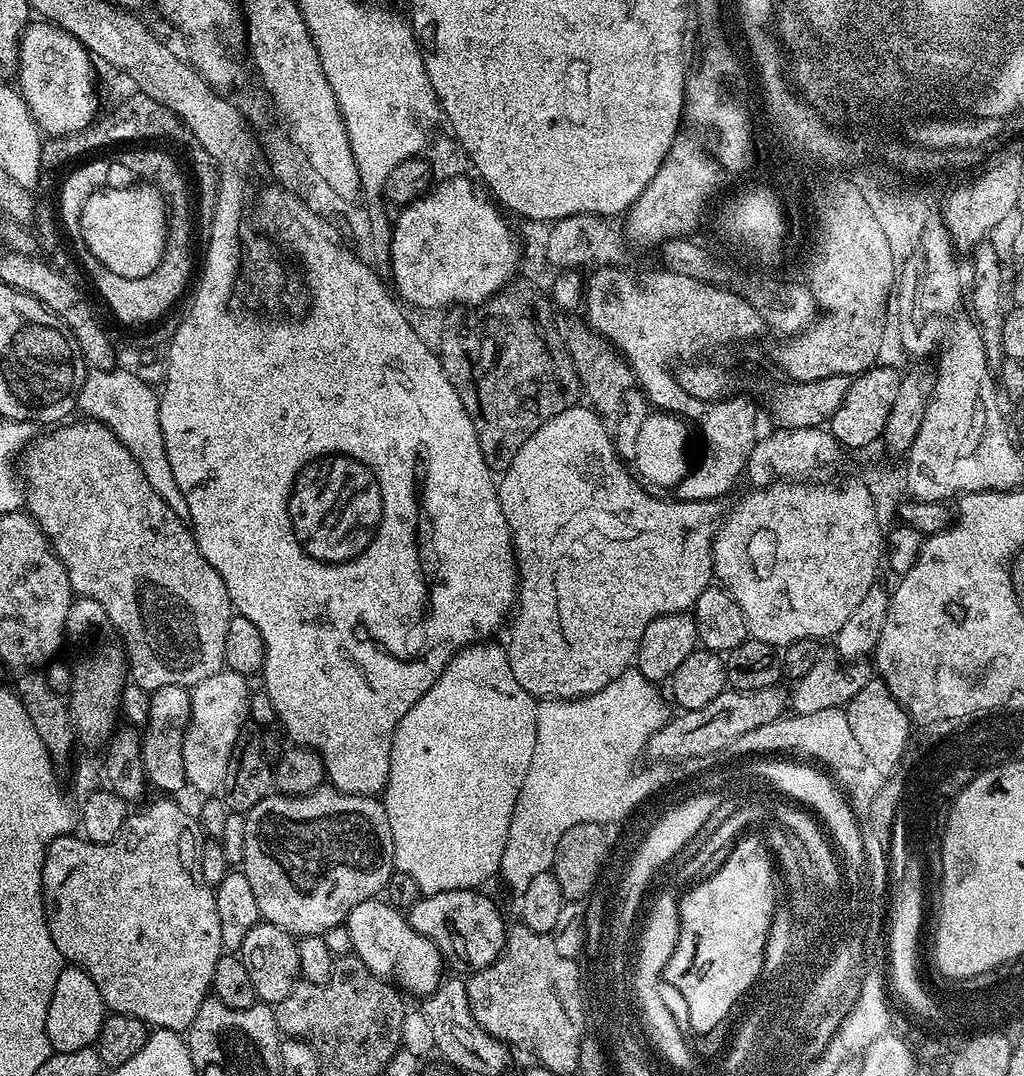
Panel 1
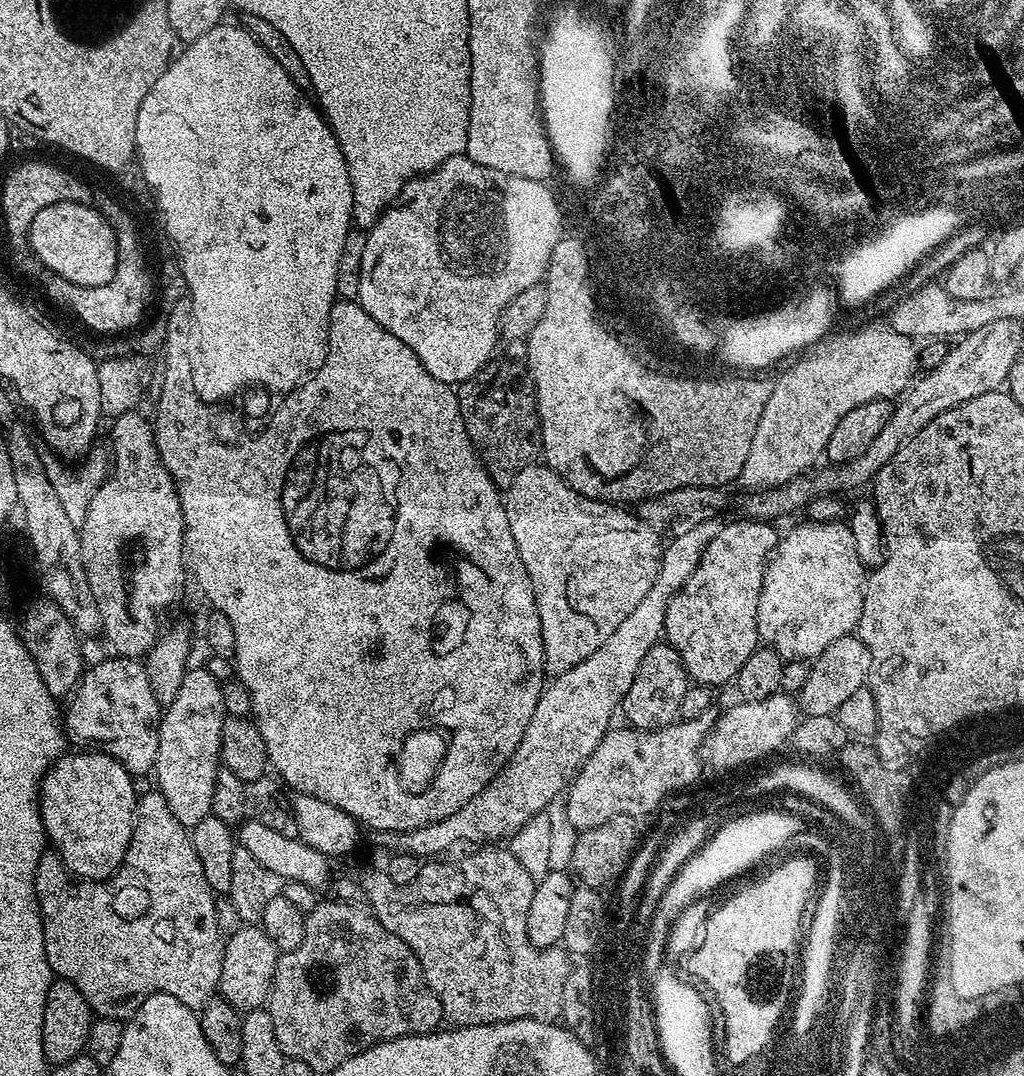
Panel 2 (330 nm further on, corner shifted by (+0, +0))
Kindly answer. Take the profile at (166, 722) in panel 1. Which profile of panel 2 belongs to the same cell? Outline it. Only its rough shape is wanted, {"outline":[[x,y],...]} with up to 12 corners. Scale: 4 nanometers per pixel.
{"outline":[[139,659],[89,667],[71,735],[133,777],[155,769],[162,705]]}

